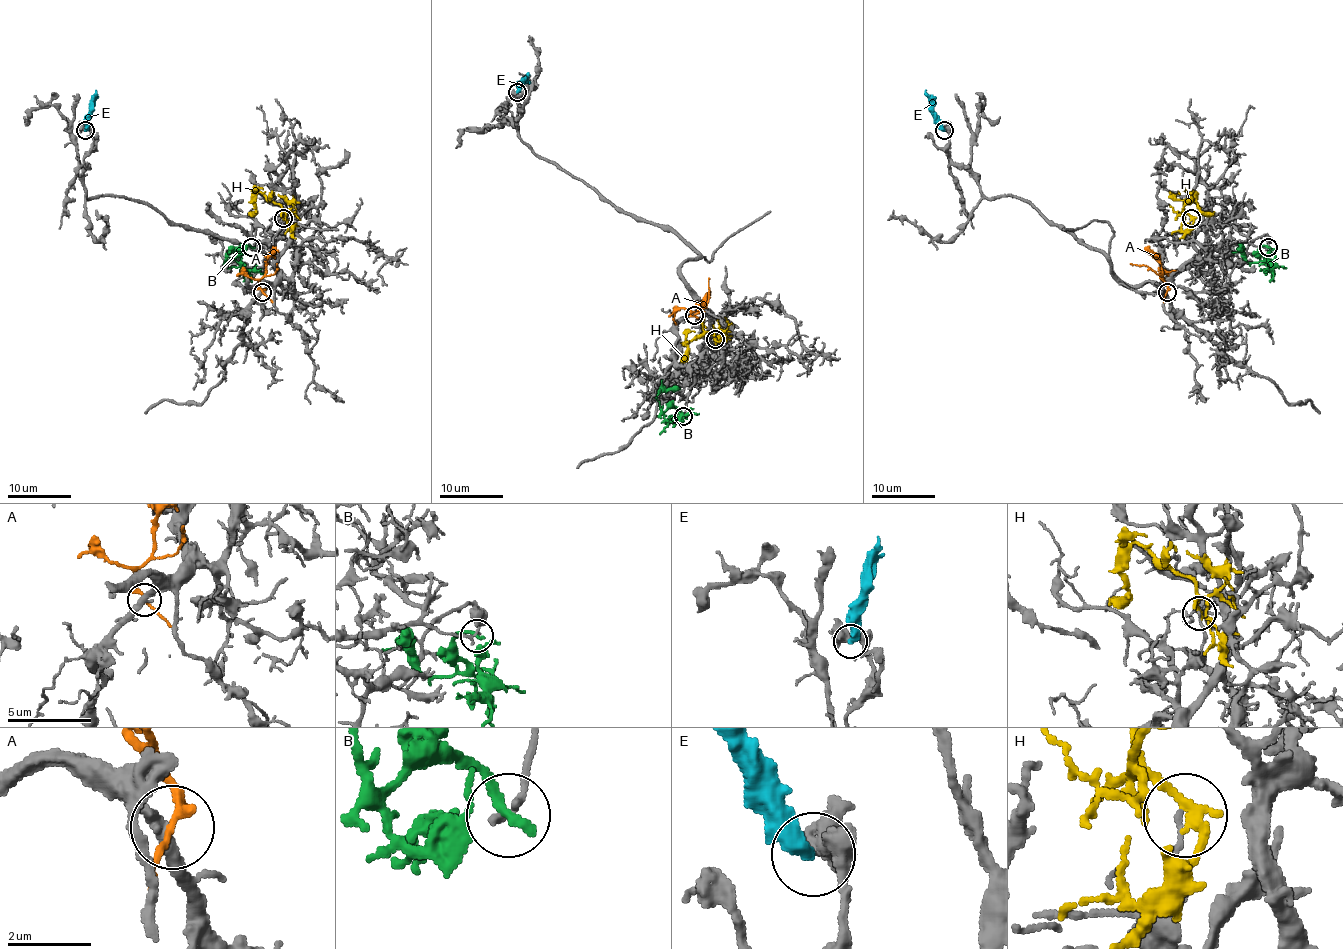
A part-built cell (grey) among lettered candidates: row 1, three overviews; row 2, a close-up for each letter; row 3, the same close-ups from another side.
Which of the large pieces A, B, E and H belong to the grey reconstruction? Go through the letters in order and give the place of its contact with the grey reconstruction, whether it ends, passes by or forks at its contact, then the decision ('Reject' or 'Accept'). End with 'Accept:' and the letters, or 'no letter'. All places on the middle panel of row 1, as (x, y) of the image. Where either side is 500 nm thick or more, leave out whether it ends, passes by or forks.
A: Touches grey at (694, 315). It passes by. Reject
B: Touches grey at (683, 416). It ends there. Reject
E: Touches grey at (517, 92). It ends there. Reject
H: Touches grey at (715, 339). It passes by. Reject
Accept: no letter

